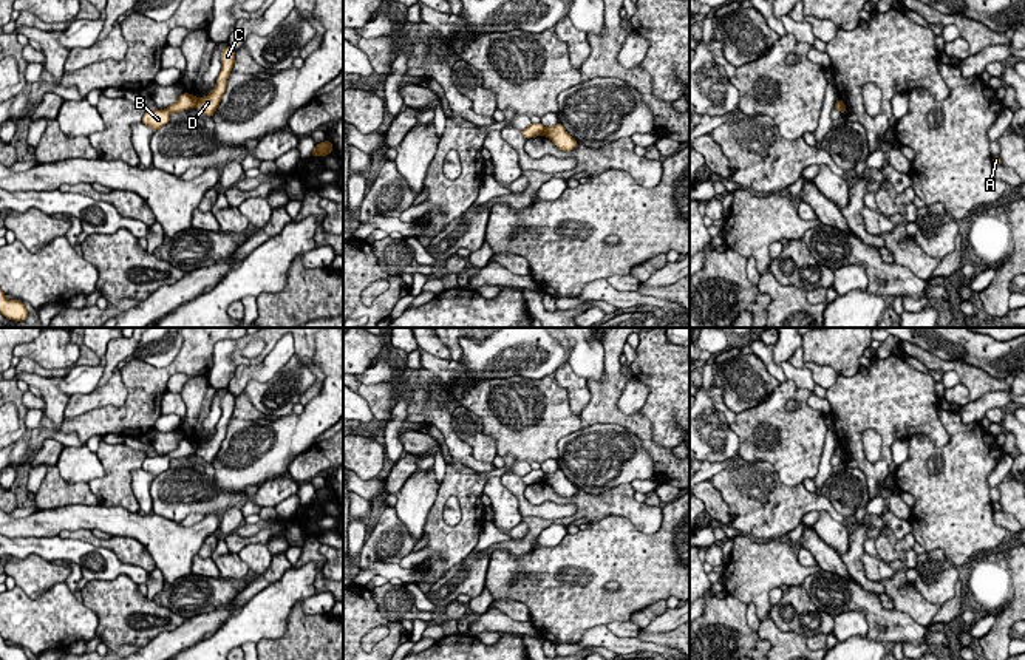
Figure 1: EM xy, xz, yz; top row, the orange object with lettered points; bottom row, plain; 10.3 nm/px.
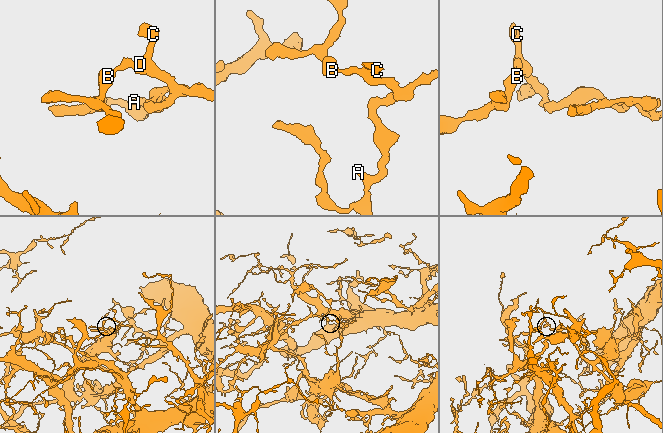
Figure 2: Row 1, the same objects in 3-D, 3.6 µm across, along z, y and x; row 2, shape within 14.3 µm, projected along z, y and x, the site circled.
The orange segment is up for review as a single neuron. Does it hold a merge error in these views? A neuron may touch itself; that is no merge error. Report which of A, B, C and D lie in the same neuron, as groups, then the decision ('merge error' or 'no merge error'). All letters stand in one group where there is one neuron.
groups A C D / B; merge error

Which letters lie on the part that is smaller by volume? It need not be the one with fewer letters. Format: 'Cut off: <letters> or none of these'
Cut off: A, C, D

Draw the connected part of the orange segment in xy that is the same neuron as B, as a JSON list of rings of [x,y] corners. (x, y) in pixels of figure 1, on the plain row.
[[[182,439],[179,442],[179,445],[165,456],[155,456],[155,458],[147,456],[144,464],[142,464],[142,470],[148,471],[152,475],[152,478],[155,479],[156,476],[164,473],[170,467],[172,459],[193,454],[193,453],[196,453],[198,447],[199,445],[196,442],[192,442],[189,439]]]

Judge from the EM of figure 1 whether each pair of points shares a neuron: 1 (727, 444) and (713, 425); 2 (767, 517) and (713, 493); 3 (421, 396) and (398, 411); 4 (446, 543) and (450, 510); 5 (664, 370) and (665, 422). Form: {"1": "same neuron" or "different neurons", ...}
{"1": "same neuron", "2": "different neurons", "3": "different neurons", "4": "different neurons", "5": "same neuron"}

